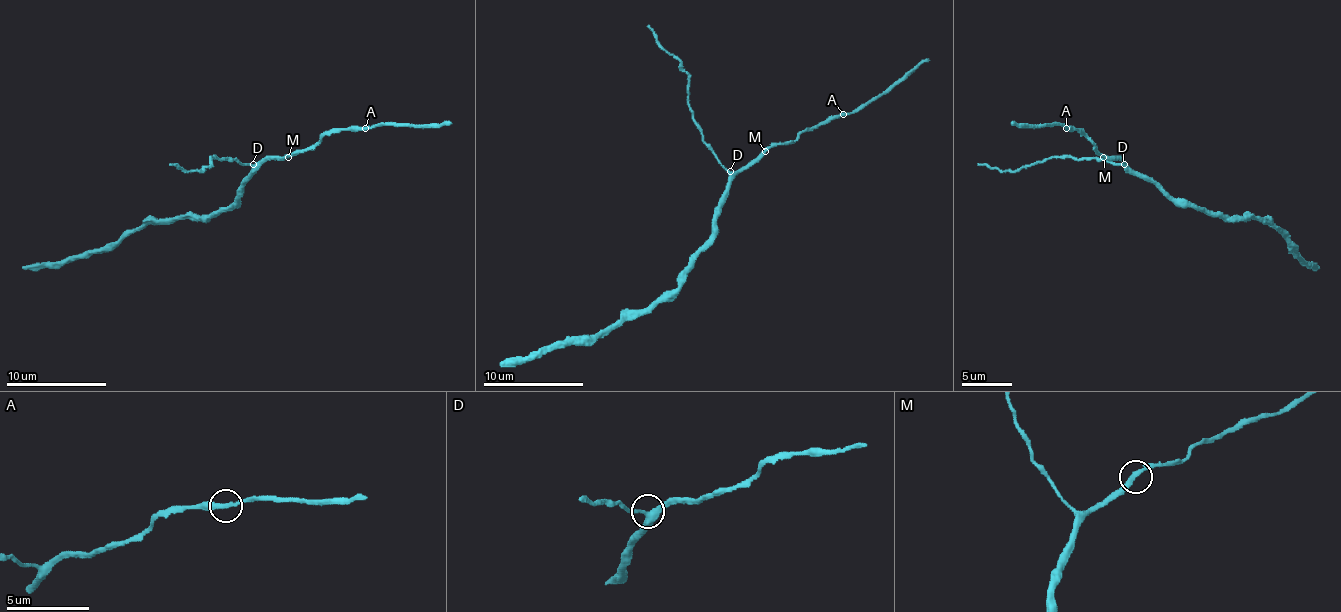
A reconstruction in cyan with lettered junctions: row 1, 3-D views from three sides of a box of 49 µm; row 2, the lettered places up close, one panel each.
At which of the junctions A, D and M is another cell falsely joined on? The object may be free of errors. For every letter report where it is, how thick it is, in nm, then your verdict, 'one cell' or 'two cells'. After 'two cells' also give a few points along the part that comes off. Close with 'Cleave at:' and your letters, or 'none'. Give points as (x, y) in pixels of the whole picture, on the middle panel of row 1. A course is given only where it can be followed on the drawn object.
A: place (843, 114); calibre 280 nm; one cell
D: place (730, 171); calibre 320 nm; one cell
M: place (765, 151); calibre 280 nm; one cell
Cleave at: none

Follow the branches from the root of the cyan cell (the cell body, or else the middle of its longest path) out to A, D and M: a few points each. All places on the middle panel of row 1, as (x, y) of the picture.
A: (715, 219), (715, 206), (728, 184), (745, 166), (755, 163), (773, 146), (790, 143), (803, 131), (843, 113)
D: (715, 219), (715, 206), (728, 189), (730, 171)
M: (715, 219), (715, 206), (723, 199), (728, 184), (765, 151)

